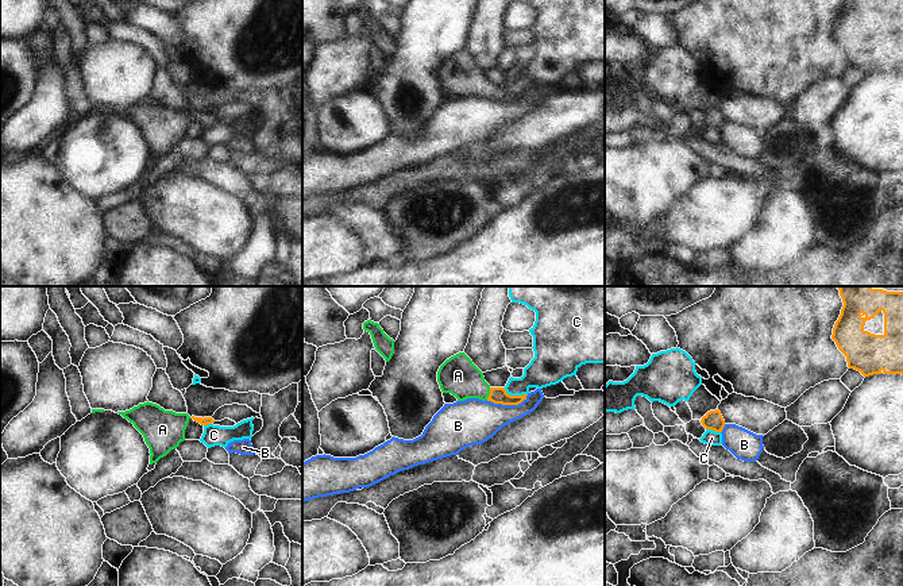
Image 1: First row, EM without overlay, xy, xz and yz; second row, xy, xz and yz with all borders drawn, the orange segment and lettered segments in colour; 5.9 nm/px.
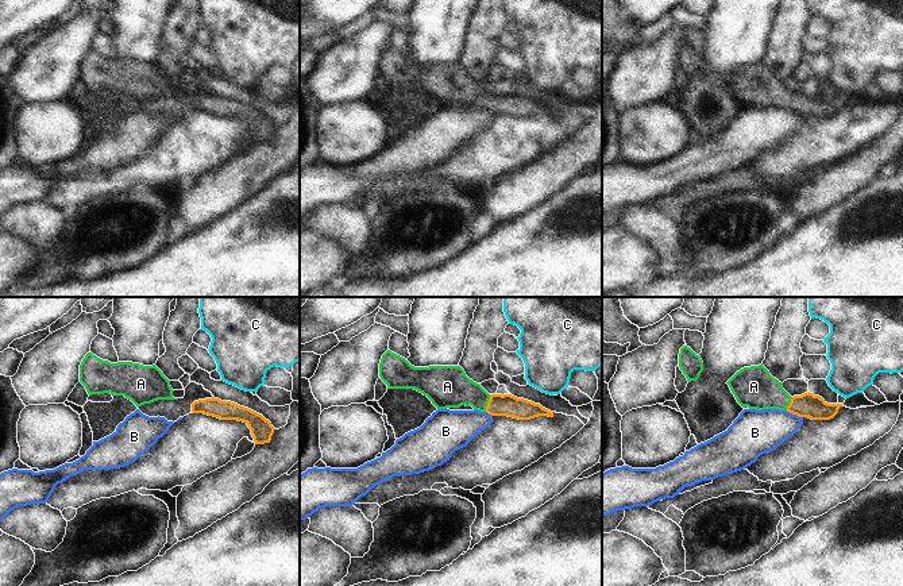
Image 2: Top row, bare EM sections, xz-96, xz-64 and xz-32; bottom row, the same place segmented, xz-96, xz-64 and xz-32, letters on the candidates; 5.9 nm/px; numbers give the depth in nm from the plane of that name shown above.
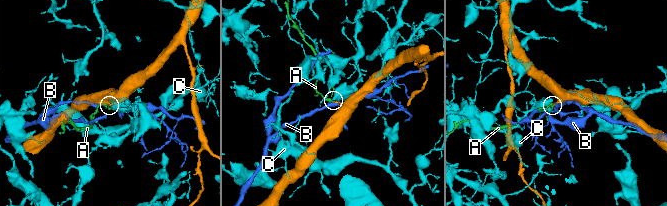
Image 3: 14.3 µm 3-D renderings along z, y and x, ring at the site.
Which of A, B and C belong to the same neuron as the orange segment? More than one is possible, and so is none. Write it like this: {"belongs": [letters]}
{"belongs": ["A"]}

